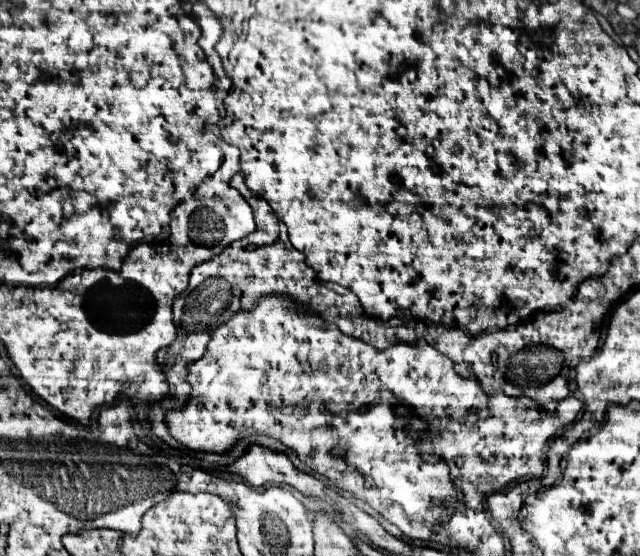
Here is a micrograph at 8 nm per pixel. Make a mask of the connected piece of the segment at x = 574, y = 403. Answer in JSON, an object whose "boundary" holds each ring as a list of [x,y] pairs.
{"boundary":[[[569,396],[569,398],[565,398],[563,402],[559,402],[559,406],[557,406],[557,410],[561,412],[561,410],[565,410],[565,412],[569,412],[571,414],[571,420],[575,420],[575,416],[577,416],[577,412],[581,410],[581,402],[575,398],[575,396]]]}

